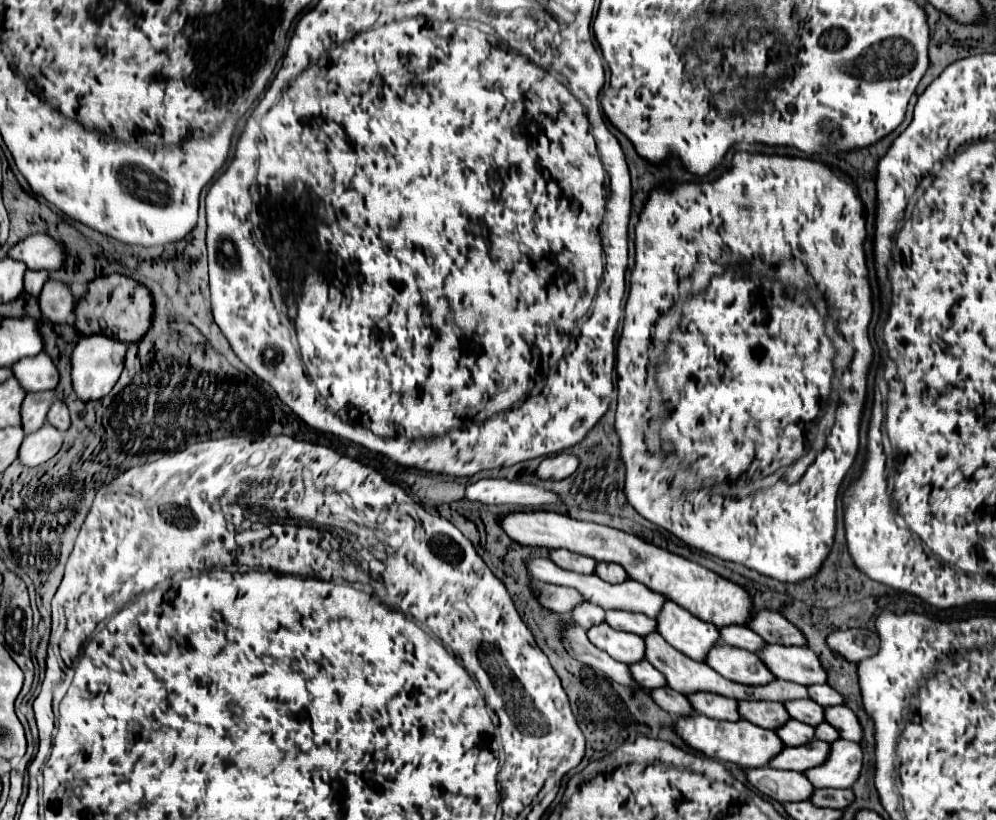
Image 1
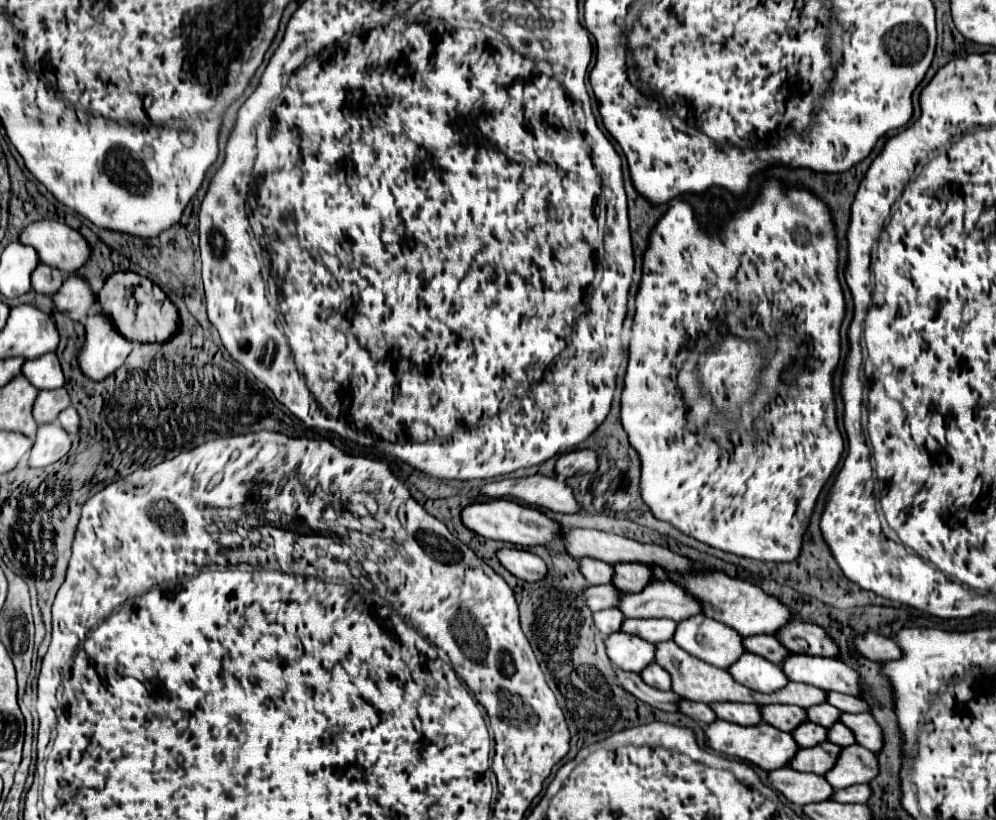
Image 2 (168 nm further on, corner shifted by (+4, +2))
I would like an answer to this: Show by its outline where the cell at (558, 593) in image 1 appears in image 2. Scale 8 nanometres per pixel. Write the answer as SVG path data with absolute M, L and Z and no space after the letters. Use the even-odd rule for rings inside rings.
M590 585L584 593L584 599L592 611L602 611L602 609L618 607L620 595L622 591L614 589L614 585Z

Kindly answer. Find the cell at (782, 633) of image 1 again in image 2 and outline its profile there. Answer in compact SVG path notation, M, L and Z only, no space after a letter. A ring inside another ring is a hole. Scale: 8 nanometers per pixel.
M792 621L786 627L782 627L776 633L776 637L792 653L838 659L838 645L834 645L834 639L830 639L828 633L818 625Z

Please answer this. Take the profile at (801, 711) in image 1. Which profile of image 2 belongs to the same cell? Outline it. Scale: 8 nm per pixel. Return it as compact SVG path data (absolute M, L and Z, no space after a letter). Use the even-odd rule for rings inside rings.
M820 703L820 705L808 707L806 713L808 713L808 717L810 717L812 723L818 723L818 725L822 725L826 729L830 725L834 725L840 719L840 715L842 715L842 711L836 709L836 707L832 707L830 703Z

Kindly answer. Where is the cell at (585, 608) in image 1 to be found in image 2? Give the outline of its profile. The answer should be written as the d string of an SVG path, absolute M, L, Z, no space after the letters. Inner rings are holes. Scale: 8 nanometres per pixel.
M604 609L594 613L594 621L596 621L596 629L604 635L610 635L614 631L622 629L622 621L626 621L624 613L620 613L620 609Z

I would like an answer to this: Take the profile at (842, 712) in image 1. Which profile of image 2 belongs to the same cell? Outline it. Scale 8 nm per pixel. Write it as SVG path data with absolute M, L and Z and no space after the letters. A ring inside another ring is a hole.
M844 713L840 717L840 721L850 727L856 735L856 743L880 753L882 745L884 745L884 737L882 737L882 727L876 723L876 719L870 713Z

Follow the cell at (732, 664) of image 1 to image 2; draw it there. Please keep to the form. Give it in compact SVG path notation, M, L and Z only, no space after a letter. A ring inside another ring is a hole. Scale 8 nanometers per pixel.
M744 653L728 671L742 685L760 693L774 693L790 681L780 665L774 665L754 653Z

